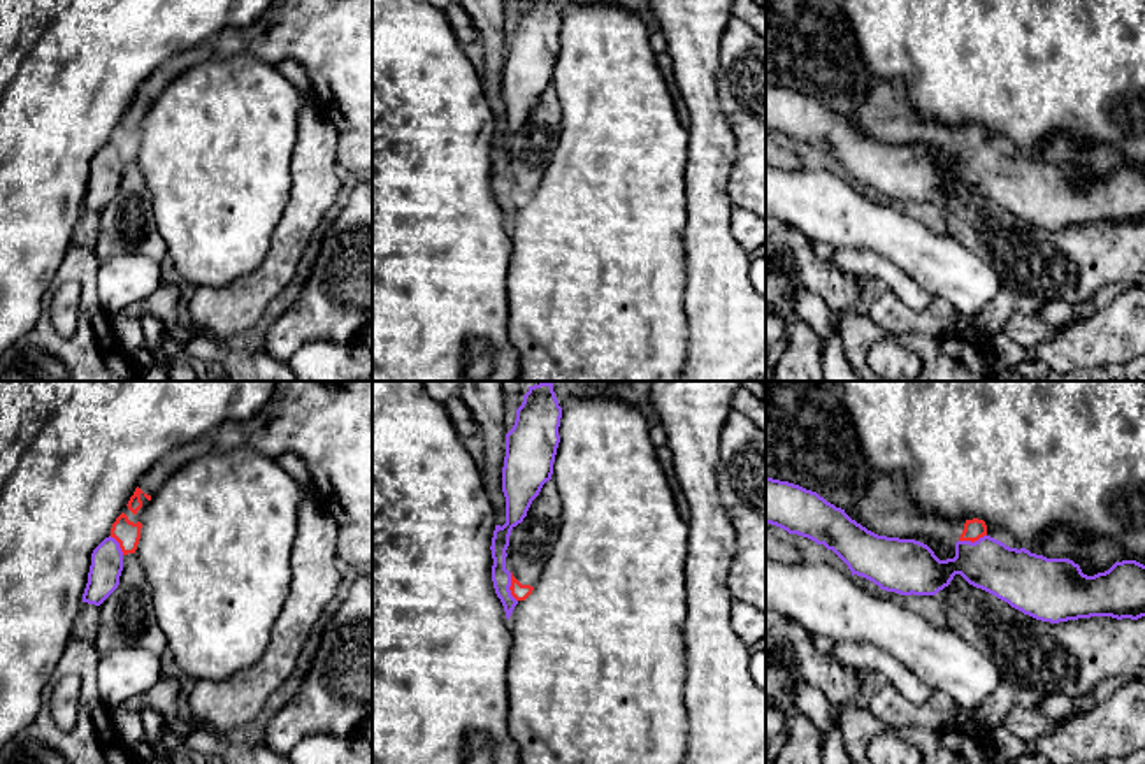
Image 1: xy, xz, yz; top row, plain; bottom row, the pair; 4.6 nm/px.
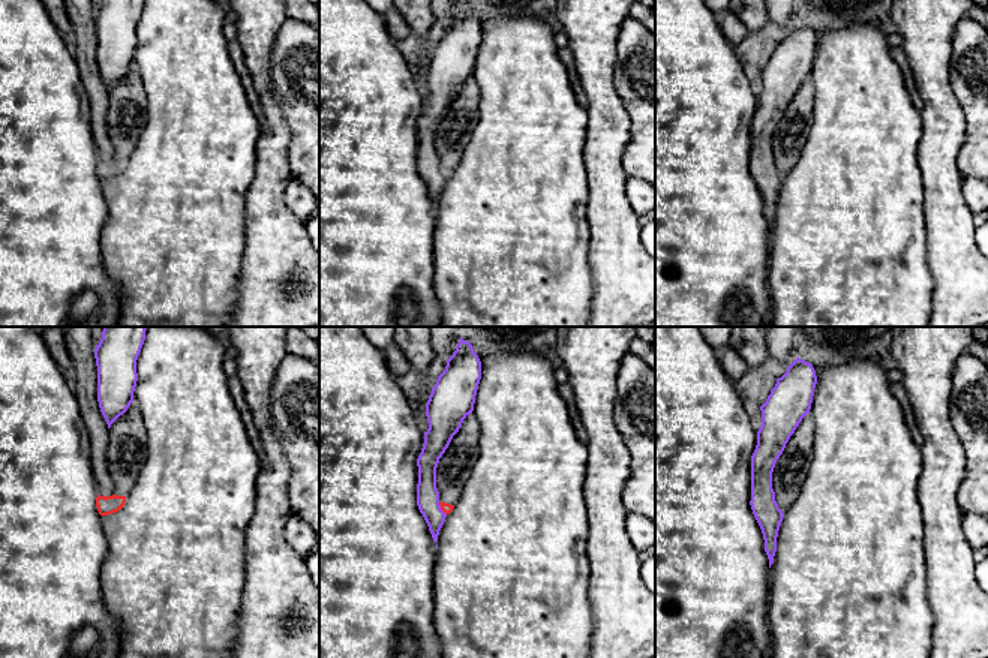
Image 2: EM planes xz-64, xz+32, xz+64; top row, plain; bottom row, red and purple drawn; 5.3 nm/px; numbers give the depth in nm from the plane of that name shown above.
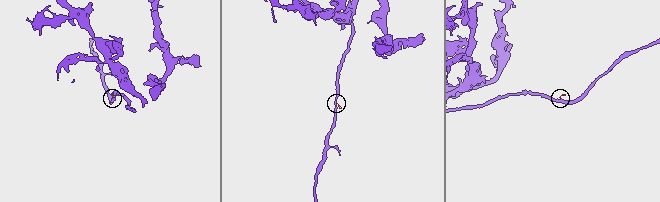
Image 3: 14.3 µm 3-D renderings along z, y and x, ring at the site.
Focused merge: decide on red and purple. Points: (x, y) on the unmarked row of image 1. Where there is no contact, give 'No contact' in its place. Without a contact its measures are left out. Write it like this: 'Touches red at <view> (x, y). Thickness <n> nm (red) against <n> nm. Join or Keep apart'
Touches red at xz (510, 194). Thickness 80 nm (red) against 90 nm. Keep apart

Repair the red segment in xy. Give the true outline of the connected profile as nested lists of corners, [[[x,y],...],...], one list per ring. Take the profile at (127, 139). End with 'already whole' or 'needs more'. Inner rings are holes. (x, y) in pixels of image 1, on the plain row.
[[[137,93],[128,111],[123,114],[121,121],[112,130],[111,144],[119,149],[123,162],[135,160],[137,156],[142,135],[142,118],[149,107],[151,102],[144,100]]]; needs more

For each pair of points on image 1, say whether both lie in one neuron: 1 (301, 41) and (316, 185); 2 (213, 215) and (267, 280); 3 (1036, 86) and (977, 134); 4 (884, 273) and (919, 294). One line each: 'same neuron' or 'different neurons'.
1: different neurons
2: different neurons
3: different neurons
4: same neuron

